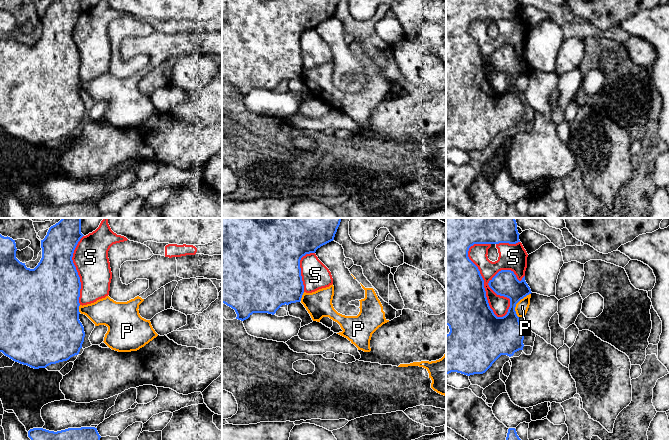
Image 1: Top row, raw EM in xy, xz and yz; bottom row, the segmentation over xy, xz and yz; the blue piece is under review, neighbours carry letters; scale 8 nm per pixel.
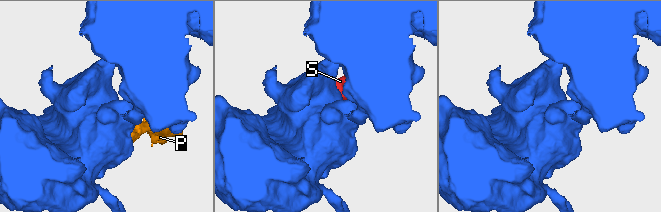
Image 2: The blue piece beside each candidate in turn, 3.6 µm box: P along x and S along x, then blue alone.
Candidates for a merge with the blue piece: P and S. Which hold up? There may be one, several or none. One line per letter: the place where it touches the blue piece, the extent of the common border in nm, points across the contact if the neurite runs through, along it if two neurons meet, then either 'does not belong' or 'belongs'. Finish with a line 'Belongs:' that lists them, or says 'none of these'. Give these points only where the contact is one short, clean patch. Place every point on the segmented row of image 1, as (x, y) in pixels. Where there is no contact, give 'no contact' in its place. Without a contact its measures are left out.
P: contact yz (516, 303); length 220 nm; border yz (530, 293), (516, 304), (515, 313), (518, 317); does not belong
S: contact yz (483, 282); length 650 nm; does not belong
Belongs: none of these

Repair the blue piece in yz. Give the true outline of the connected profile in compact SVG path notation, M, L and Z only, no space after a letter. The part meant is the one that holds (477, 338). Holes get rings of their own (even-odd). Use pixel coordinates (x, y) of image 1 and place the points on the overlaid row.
M446 218L446 325L450 332L446 335L446 375L451 372L467 376L485 373L501 356L513 356L523 350L524 332L516 314L516 304L531 294L525 276L519 281L511 270L499 271L488 283L489 287L500 296L510 299L510 307L503 317L497 317L490 308L484 280L478 267L469 259L468 251L474 244L516 244L520 242L515 218Z

